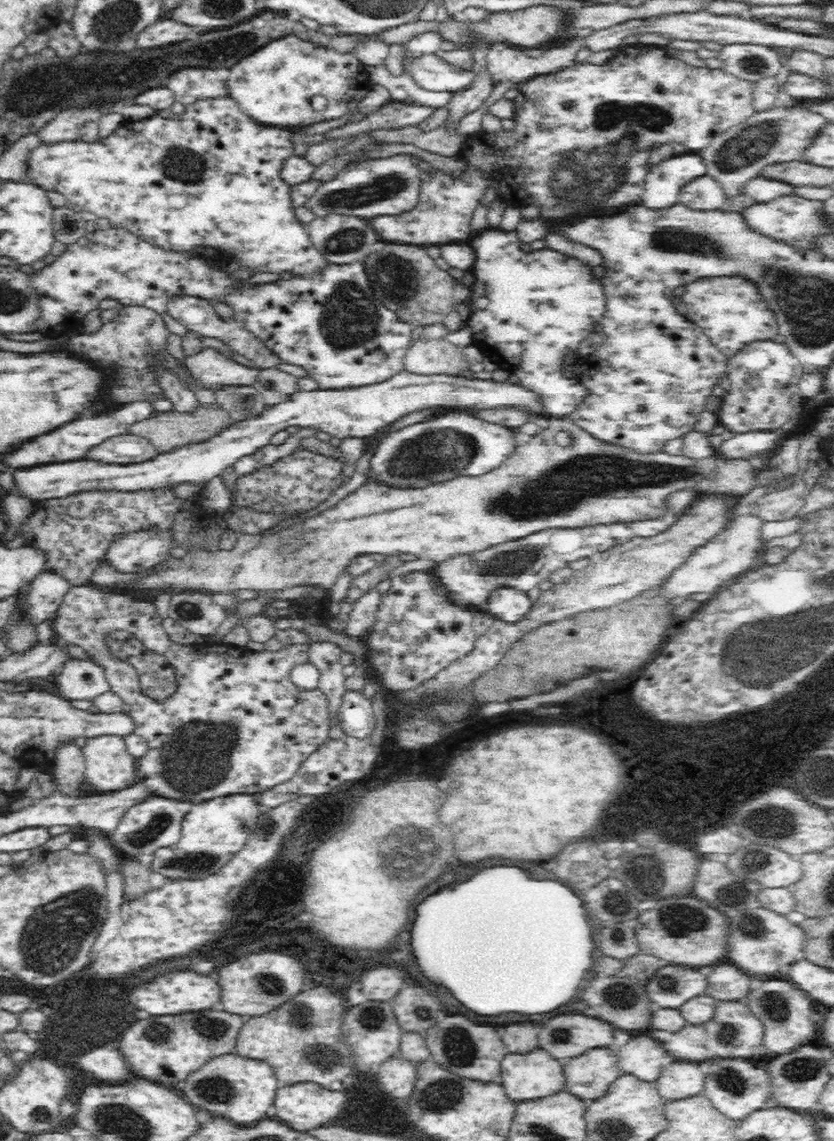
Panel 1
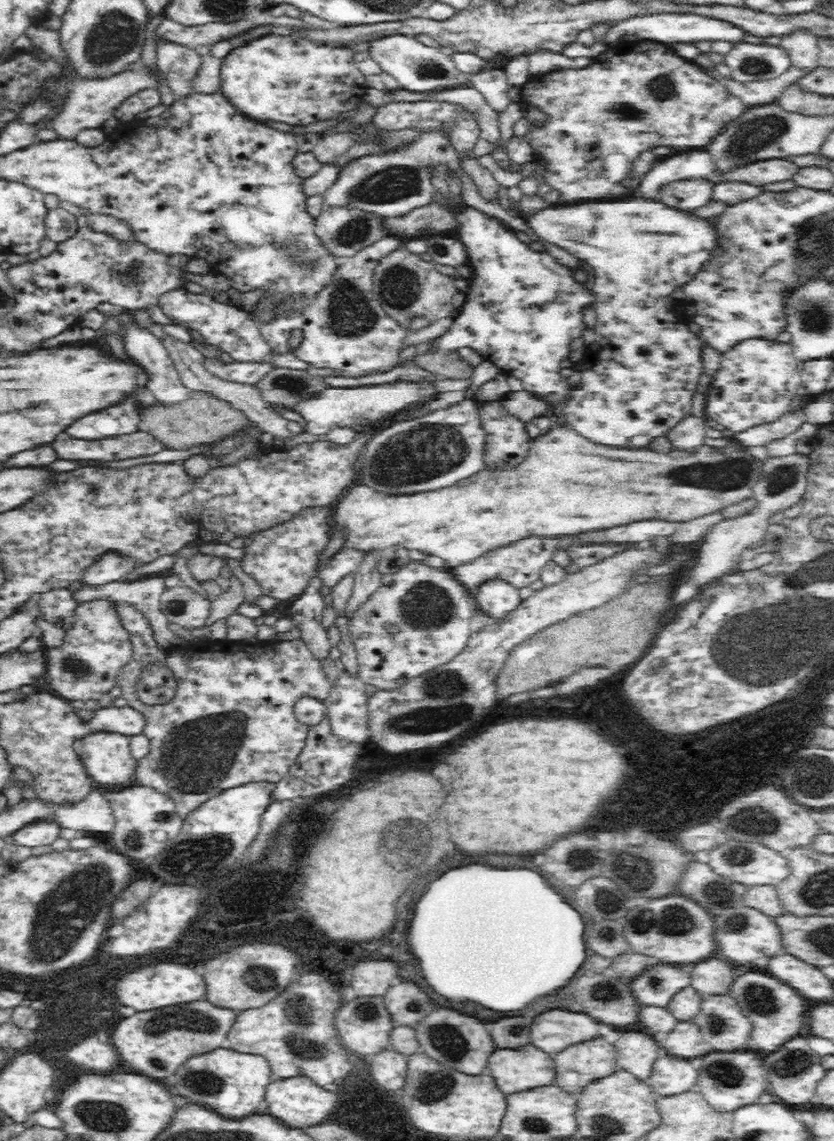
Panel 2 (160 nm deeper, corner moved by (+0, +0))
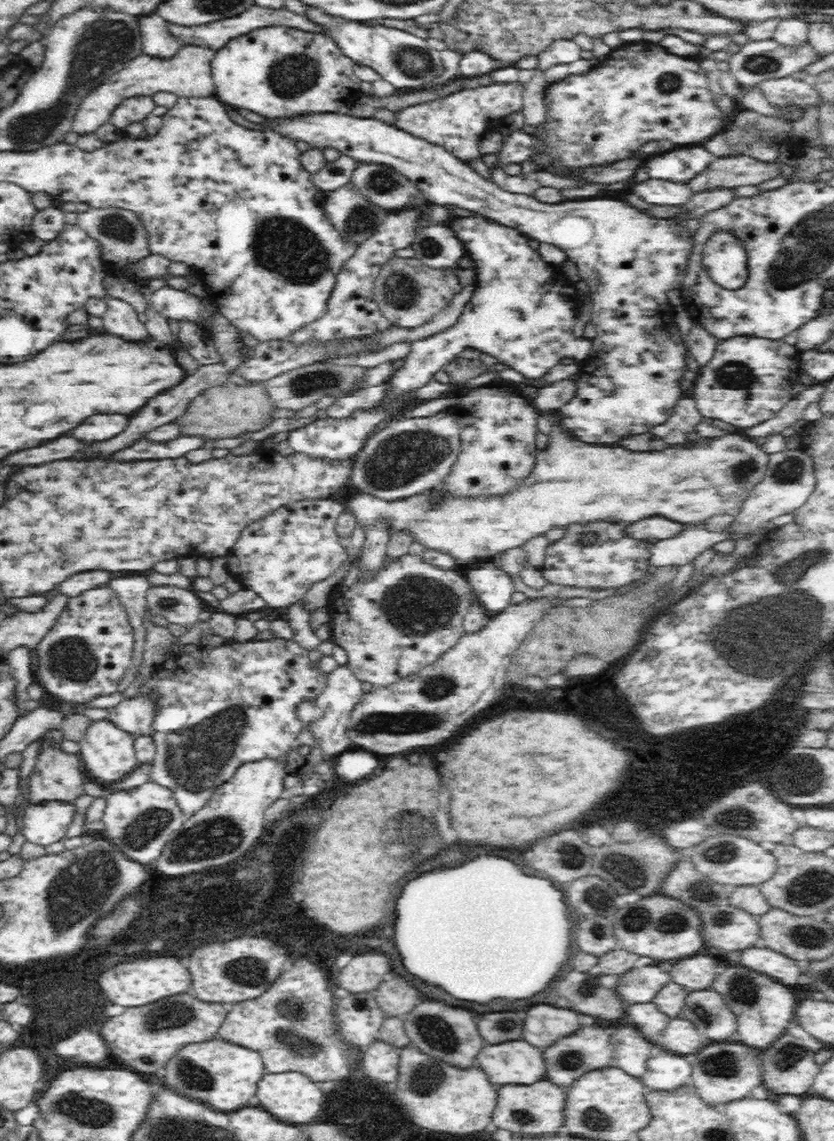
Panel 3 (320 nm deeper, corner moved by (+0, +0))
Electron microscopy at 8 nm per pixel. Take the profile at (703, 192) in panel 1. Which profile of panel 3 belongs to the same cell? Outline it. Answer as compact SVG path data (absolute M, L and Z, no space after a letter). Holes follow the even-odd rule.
M648 178L644 182L634 184L638 186L630 186L629 192L637 194L648 204L658 204L658 206L685 206L697 193L688 183Z

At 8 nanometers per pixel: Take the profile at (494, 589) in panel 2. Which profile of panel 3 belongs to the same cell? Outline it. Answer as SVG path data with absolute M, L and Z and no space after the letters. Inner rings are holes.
M490 560L479 562L478 566L462 568L462 574L468 578L475 592L476 601L490 615L501 613L507 606L512 605L514 584L510 577L502 572Z

